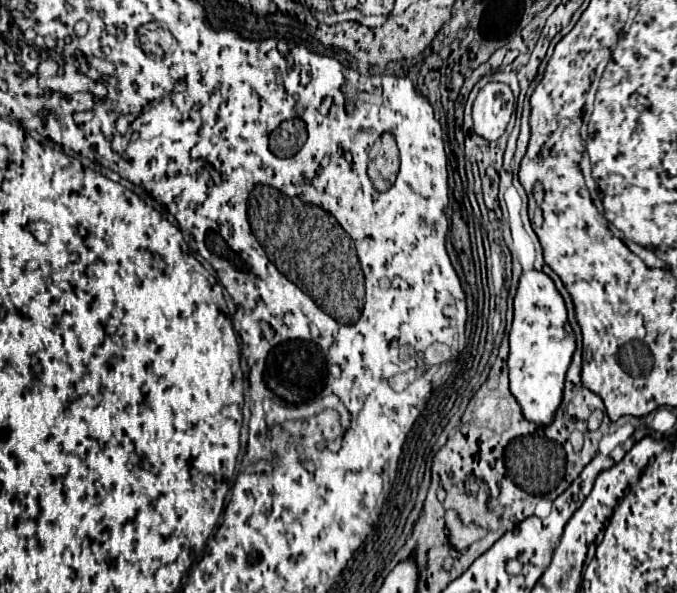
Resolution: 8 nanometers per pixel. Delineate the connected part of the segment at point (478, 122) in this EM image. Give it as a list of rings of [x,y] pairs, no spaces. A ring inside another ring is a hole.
[[[486,83],[484,89],[478,91],[474,107],[472,107],[472,119],[474,119],[474,131],[488,139],[496,141],[514,111],[514,95],[506,83]]]

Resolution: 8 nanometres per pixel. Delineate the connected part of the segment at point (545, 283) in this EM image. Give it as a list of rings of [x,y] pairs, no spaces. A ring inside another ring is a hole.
[[[530,269],[520,277],[514,297],[514,323],[510,329],[510,393],[516,397],[526,421],[548,427],[562,403],[564,379],[576,351],[574,331],[566,319],[564,299],[552,279],[542,271]]]

